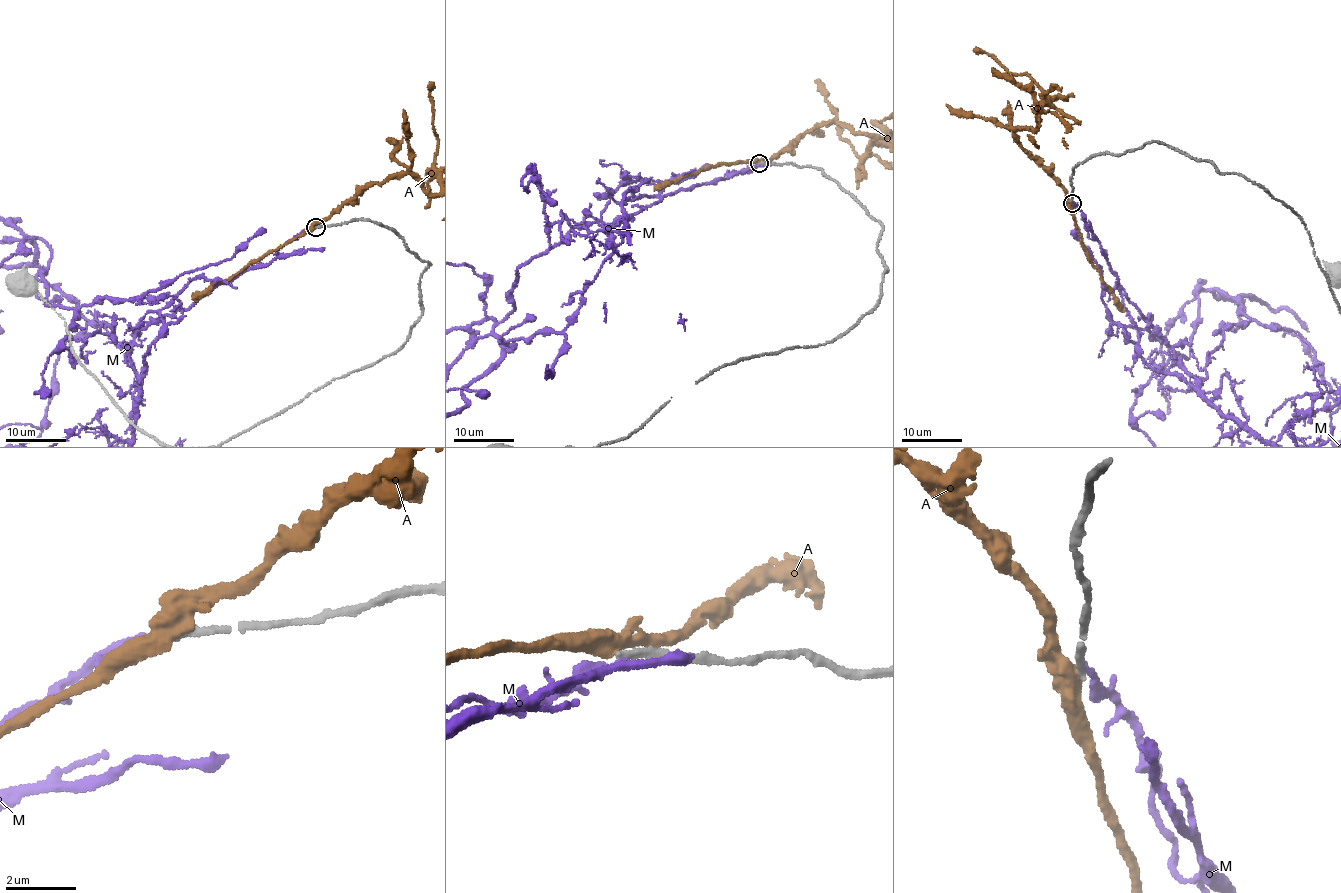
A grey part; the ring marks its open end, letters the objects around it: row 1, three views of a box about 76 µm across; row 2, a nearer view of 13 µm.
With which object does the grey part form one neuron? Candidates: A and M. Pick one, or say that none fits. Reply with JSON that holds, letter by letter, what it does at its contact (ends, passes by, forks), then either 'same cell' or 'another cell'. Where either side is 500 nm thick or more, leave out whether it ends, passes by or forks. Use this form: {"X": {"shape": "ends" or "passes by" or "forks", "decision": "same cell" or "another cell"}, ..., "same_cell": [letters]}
{"A": {"decision": "another cell"}, "M": {"shape": "ends", "decision": "another cell"}, "same_cell": []}

